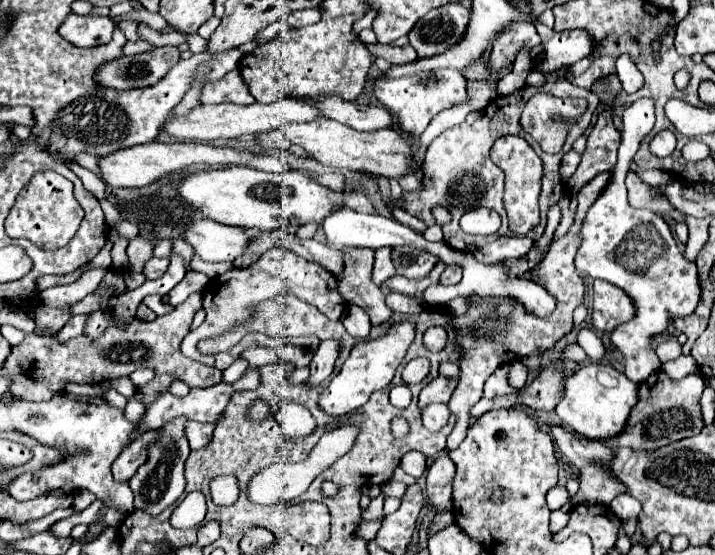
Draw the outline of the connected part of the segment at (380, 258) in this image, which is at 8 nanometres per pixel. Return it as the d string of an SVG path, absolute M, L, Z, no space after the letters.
M390 247L376 249L376 261L374 261L374 271L372 271L374 283L382 285L382 281L392 275L396 275L394 265L392 265L392 249Z

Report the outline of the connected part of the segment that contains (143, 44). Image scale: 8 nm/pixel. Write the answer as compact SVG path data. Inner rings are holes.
M128 41L126 45L124 45L124 53L126 55L138 55L138 53L148 53L148 51L152 51L152 49L156 49L152 43L148 43L148 41Z

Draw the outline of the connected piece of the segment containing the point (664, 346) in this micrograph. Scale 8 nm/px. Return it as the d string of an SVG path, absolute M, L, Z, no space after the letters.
M666 339L666 341L662 341L662 343L658 345L658 349L656 349L656 355L658 355L660 363L672 361L672 359L676 359L680 353L682 353L682 345L680 345L676 339Z

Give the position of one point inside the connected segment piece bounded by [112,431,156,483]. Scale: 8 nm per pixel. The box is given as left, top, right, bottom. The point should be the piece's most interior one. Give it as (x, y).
(132, 457)

